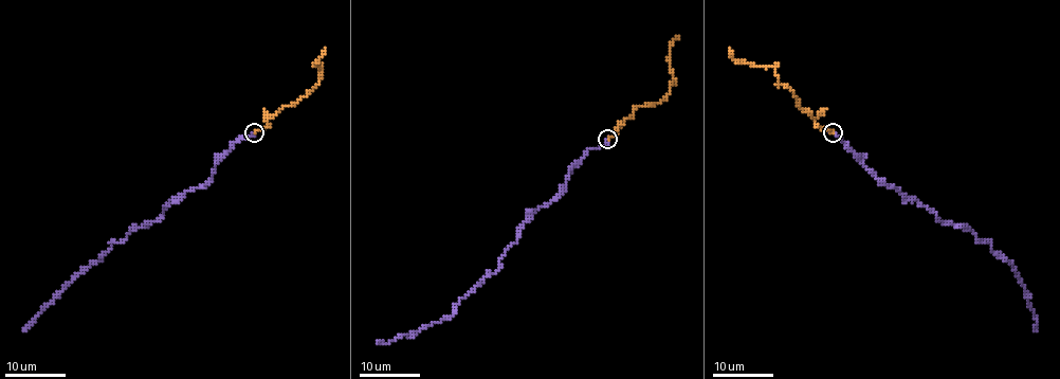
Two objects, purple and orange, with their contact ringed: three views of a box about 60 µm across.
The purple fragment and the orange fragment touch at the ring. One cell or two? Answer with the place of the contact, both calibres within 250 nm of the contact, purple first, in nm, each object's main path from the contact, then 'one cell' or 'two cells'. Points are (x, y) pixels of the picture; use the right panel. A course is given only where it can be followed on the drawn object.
place (833, 132); calibres 280 and 240 nm; course purple (832, 132), (889, 185), (930, 209), (942, 222), (965, 226), (1003, 255), (1017, 269), (1036, 320), (1036, 331); course orange (832, 132), (821, 129), (807, 111), (799, 106), (789, 88), (778, 84), (774, 68), (737, 62), (730, 49); one cell

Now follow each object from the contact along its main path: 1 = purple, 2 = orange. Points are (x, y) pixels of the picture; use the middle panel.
1: (607, 139), (572, 166), (565, 188), (519, 229), (496, 271), (458, 302), (450, 317), (377, 343)
2: (607, 139), (638, 105), (652, 105), (668, 96), (675, 80), (669, 44), (678, 36)

